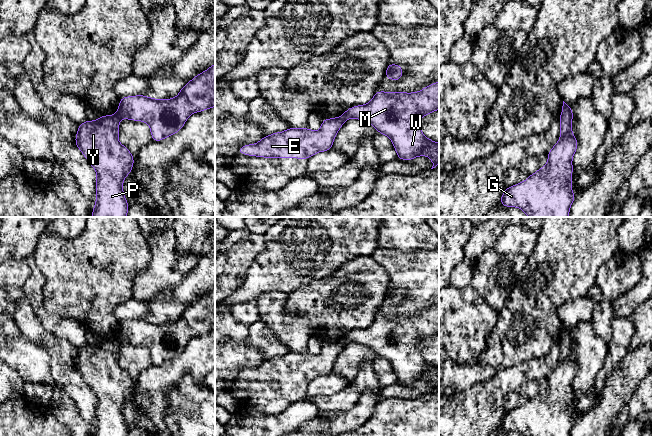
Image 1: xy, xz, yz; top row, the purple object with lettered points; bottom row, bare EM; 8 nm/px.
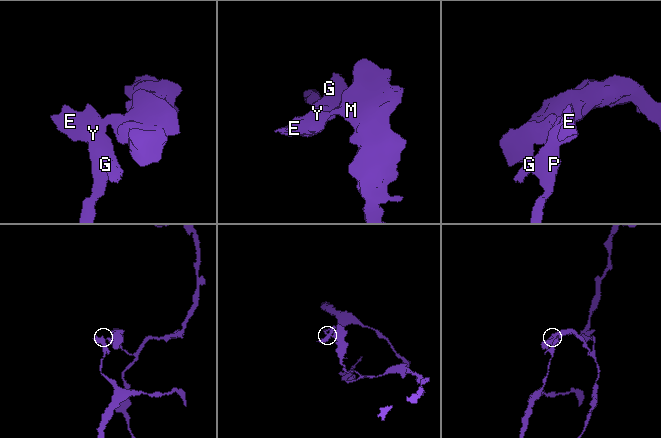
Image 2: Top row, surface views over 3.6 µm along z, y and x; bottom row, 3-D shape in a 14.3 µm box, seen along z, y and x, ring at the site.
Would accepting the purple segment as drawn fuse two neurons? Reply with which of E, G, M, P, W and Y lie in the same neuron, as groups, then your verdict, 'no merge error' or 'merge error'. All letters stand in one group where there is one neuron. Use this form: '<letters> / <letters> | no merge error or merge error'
E G P Y / M W | merge error

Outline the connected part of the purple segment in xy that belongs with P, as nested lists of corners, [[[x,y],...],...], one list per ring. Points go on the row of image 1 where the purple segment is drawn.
[[[119,113],[103,115],[97,120],[78,125],[75,144],[86,160],[95,169],[96,178],[96,204],[92,209],[92,217],[127,217],[129,203],[126,201],[123,182],[134,166],[134,156],[119,140],[119,123],[122,117]]]

